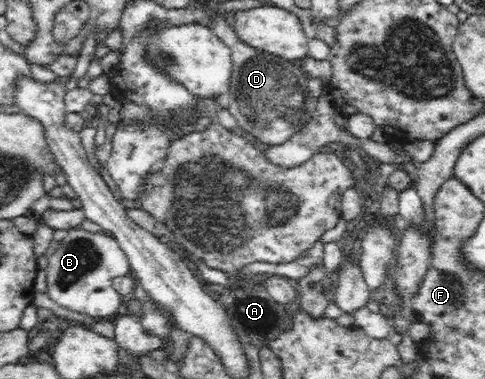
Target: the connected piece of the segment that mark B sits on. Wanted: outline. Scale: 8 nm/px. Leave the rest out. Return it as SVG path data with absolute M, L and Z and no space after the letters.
M79 227L68 230L67 236L52 246L42 265L46 269L49 296L51 300L62 307L93 318L120 314L124 300L113 288L112 280L120 276L130 275L130 262L116 238L112 235L106 235L106 231L101 229L97 232L90 232Z

